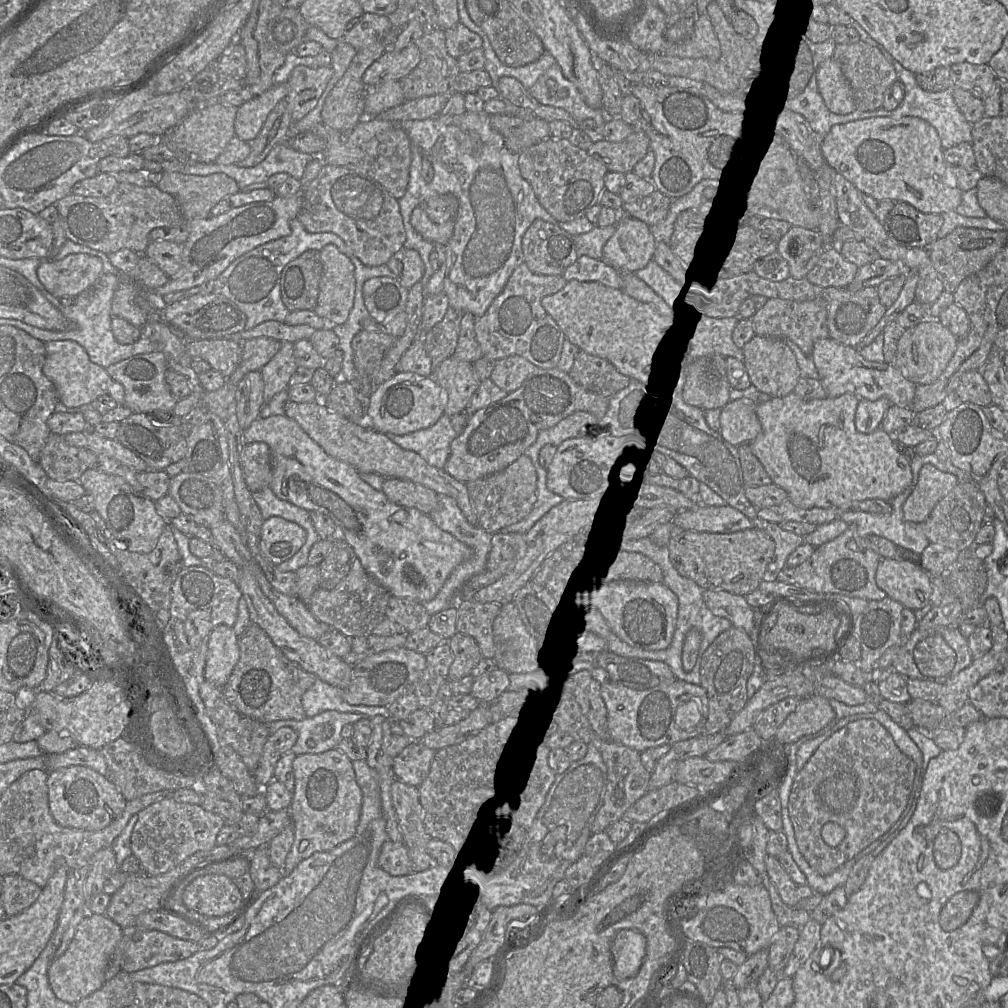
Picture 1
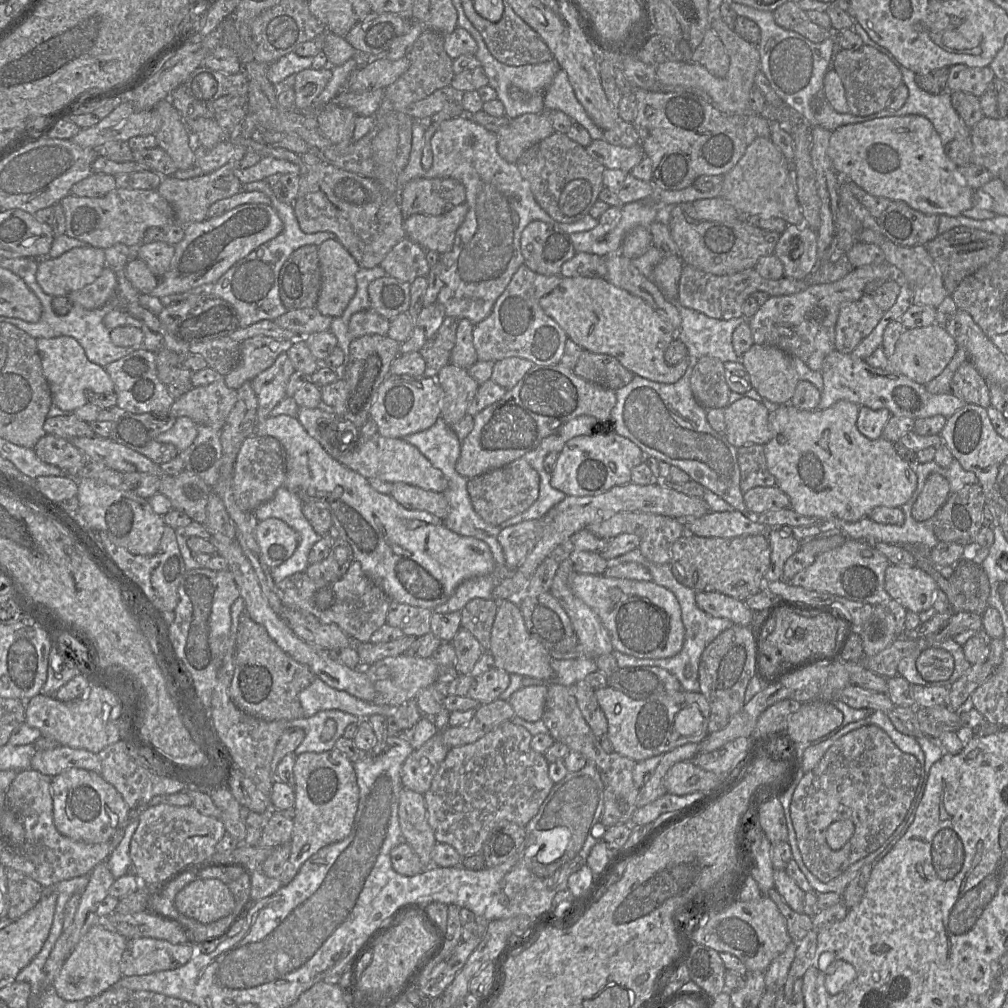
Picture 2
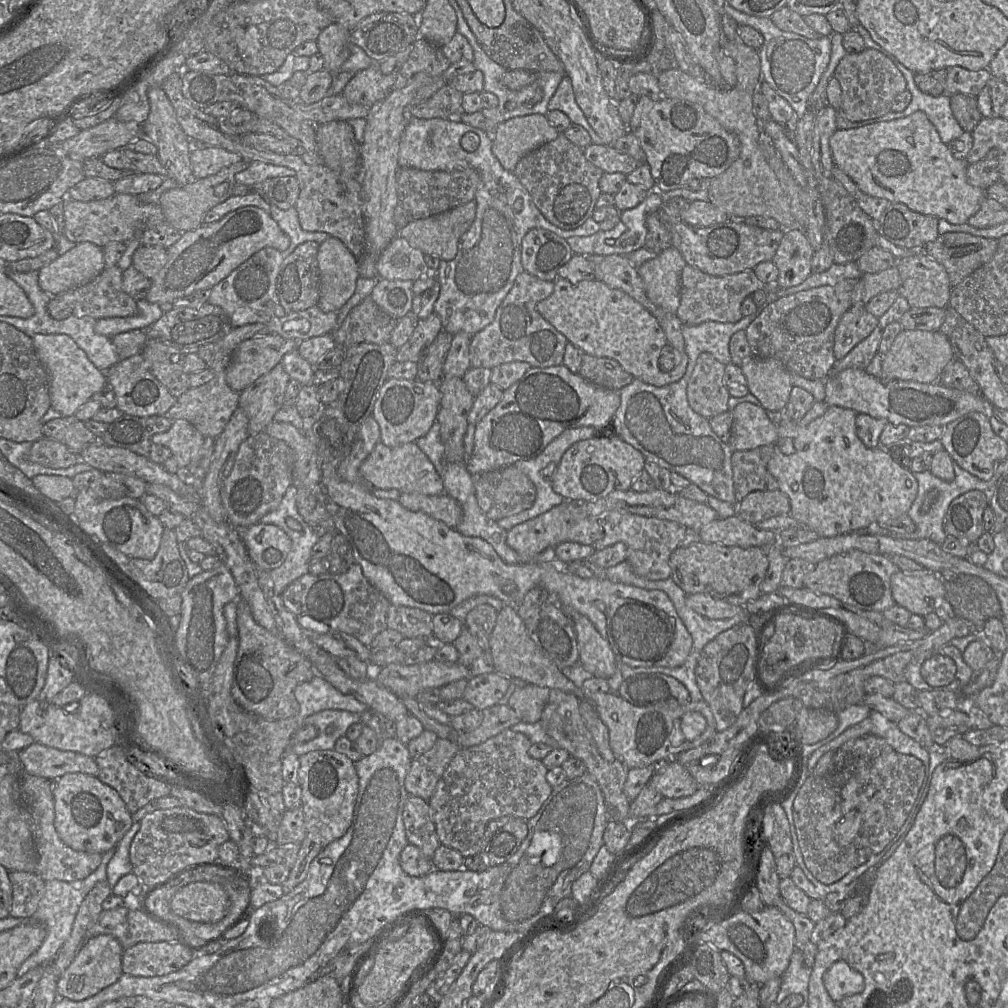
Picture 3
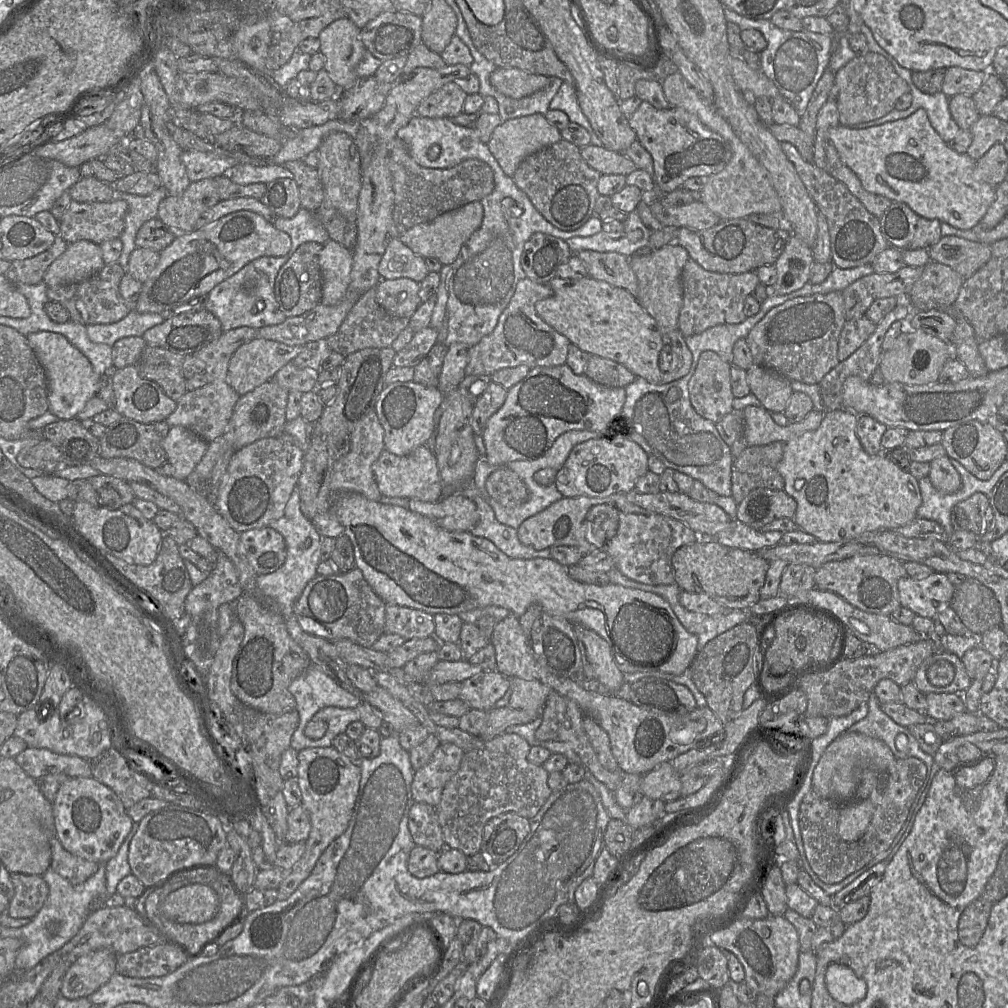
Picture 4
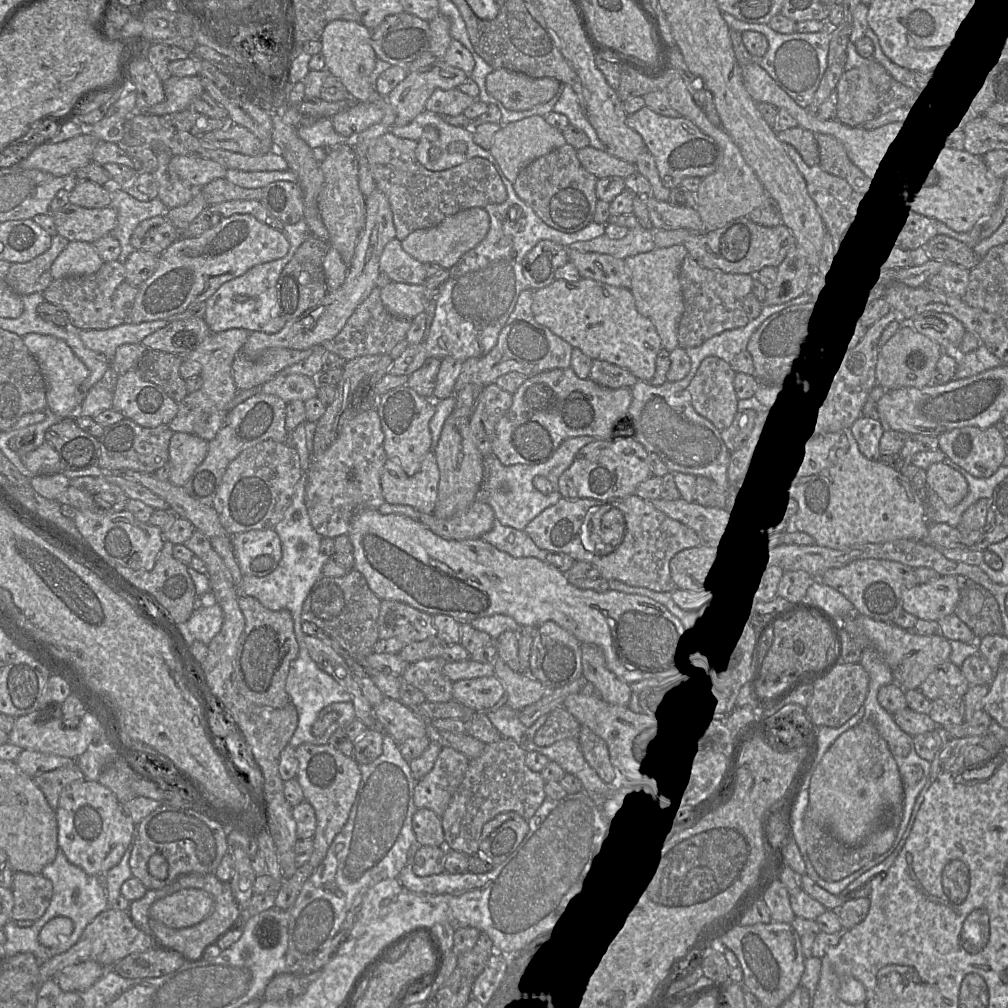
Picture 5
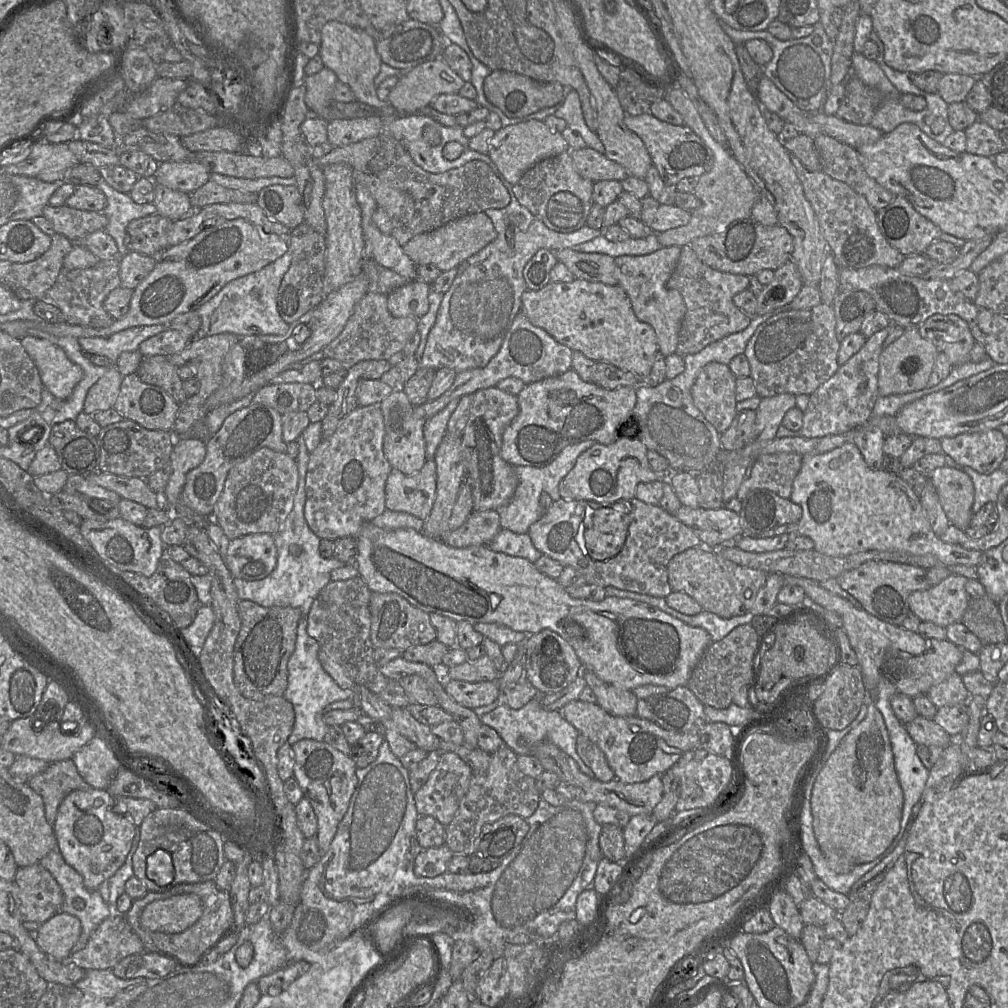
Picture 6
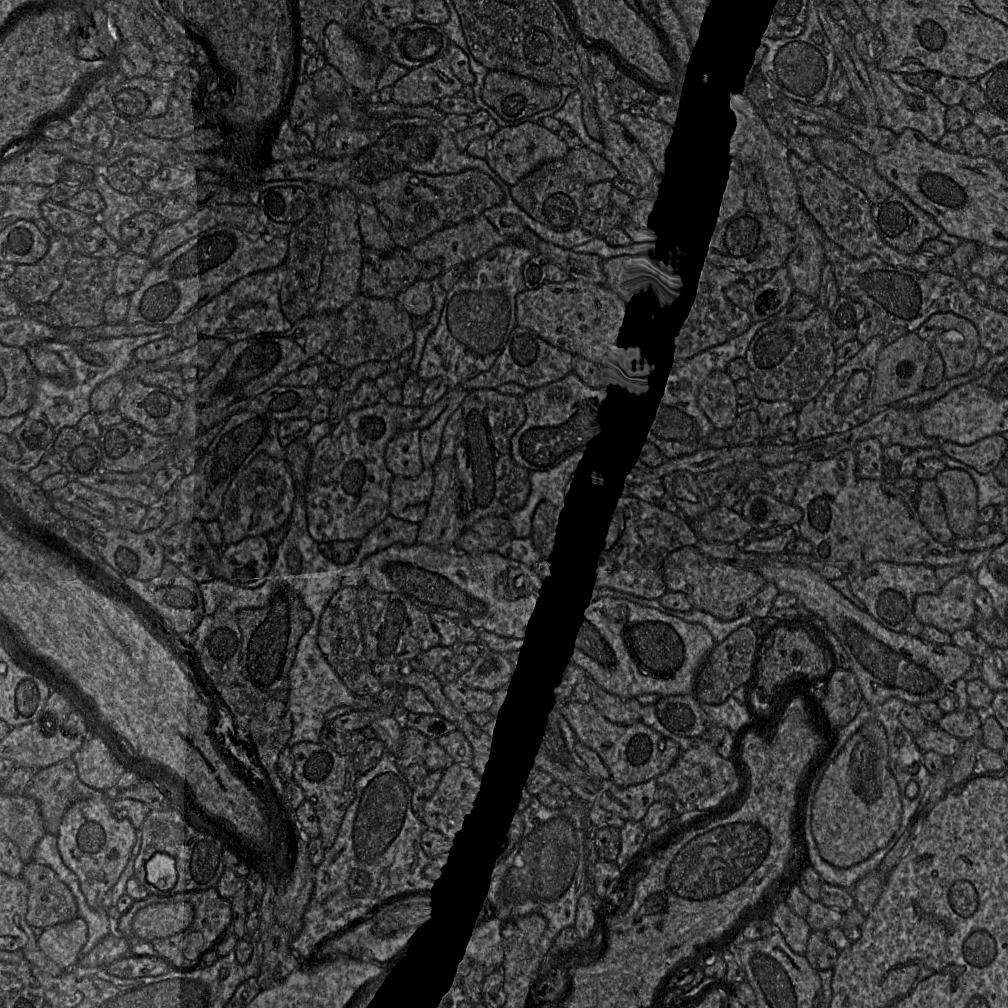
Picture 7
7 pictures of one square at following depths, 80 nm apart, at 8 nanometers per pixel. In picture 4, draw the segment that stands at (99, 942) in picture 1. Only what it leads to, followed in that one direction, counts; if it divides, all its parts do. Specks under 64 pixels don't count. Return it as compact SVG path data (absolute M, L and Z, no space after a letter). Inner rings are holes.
M99 949L79 957L64 974L61 995L78 999L94 993L116 972L116 962L117 954L110 949Z

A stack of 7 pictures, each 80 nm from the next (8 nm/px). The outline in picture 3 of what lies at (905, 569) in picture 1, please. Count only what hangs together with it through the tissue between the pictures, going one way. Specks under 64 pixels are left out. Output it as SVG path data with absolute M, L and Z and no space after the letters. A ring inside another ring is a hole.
M924 570L894 573L891 592L897 605L923 617L934 612L937 603L945 598L943 579L939 574Z

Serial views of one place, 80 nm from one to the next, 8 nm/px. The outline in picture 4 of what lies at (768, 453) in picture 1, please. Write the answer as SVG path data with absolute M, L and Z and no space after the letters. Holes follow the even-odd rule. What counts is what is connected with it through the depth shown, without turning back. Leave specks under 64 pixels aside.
M847 409L826 411L820 426L816 430L805 432L784 443L783 458L778 464L778 471L785 481L784 491L797 502L797 509L793 520L796 523L797 528L813 535L817 541L820 542L848 541L865 532L871 531L895 531L897 528L906 525L917 517L917 509L922 503L919 481L912 476L909 471L903 470L893 463L884 452L871 455L864 450L856 434L857 420L858 415Z

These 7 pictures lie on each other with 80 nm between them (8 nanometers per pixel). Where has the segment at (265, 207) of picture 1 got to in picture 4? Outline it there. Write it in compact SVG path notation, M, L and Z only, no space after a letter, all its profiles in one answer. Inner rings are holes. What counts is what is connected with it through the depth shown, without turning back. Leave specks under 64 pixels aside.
M249 210L232 212L189 233L178 233L174 241L160 252L158 265L143 283L136 310L158 314L173 310L193 297L208 295L216 285L249 262L263 256L284 256L290 248L291 238L287 233Z

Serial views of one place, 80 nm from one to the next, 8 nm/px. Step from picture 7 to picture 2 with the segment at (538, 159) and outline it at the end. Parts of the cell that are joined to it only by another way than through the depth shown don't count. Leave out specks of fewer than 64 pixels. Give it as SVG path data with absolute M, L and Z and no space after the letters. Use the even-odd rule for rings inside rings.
M543 113L524 114L510 119L497 133L499 155L510 163L516 163L521 154L554 133L549 116Z

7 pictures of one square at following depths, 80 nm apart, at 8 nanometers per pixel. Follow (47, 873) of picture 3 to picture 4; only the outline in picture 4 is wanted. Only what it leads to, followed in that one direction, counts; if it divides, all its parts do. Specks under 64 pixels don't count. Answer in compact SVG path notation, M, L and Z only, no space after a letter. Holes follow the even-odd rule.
M54 820L54 834L50 834L49 838L50 846L51 846L51 853L52 853L52 858L51 858L51 863L50 863L50 869L52 869L54 872L57 874L61 875L63 878L67 879L72 885L78 885L82 884L85 882L90 876L92 876L99 868L99 863L89 861L86 859L83 859L81 857L78 857L76 855L73 855L69 851L67 851L59 841L56 832L55 832L55 820Z

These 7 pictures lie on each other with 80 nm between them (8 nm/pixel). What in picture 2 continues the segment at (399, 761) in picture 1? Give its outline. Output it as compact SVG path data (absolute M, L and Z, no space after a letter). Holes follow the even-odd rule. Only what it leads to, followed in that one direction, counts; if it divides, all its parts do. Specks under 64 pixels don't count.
M440 732L425 742L419 749L413 750L406 758L401 768L401 781L403 787L424 795L430 788L432 780L449 751L441 737Z

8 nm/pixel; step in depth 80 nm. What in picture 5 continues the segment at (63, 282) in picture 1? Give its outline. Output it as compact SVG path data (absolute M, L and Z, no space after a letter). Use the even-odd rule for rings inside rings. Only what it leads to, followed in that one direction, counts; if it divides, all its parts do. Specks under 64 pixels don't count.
M71 241L53 262L50 273L53 280L90 275L96 273L103 263L92 243Z

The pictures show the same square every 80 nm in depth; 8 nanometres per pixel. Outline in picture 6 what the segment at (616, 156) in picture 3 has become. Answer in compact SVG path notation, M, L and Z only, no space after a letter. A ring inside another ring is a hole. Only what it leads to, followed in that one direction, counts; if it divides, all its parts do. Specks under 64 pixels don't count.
M585 147L579 150L571 150L571 156L578 173L592 182L602 180L622 181L629 176L623 166L595 149Z

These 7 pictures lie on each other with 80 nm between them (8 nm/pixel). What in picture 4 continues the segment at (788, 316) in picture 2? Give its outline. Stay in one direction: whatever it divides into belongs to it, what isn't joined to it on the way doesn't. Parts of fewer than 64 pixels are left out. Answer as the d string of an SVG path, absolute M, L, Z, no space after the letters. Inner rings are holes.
M839 291L796 297L772 308L751 329L746 342L754 364L773 370L789 381L818 384L839 363L838 342L845 321L844 300Z

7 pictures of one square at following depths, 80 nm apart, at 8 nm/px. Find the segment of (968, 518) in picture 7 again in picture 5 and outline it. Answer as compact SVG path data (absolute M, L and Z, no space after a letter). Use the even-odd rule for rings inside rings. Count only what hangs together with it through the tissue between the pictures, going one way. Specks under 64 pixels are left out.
M945 462L932 464L928 468L927 485L949 507L958 505L968 493L965 477Z

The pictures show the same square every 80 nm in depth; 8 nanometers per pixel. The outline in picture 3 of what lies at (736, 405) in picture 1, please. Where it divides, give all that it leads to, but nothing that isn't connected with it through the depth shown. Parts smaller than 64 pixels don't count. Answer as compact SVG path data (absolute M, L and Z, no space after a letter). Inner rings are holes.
M741 402L732 410L729 444L733 450L750 450L778 440L777 425L761 405Z

